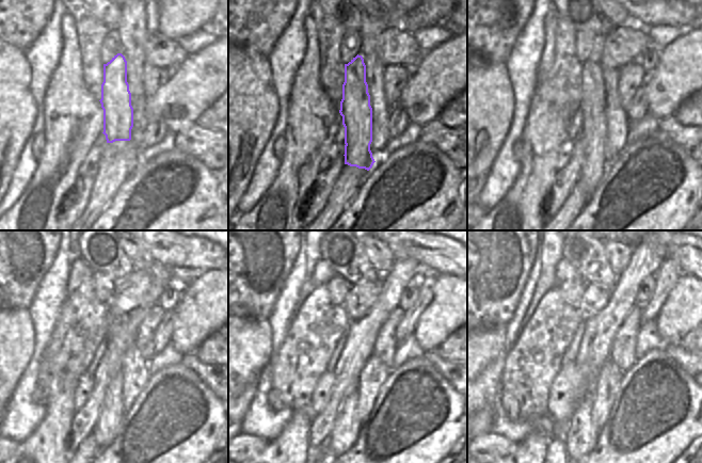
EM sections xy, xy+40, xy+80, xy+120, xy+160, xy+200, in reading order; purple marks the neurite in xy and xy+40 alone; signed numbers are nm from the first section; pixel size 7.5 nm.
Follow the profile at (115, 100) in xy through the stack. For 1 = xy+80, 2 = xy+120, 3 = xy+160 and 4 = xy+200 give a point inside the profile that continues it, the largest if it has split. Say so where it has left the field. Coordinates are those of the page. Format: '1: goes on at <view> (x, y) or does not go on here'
1: goes on at xy+80 (593, 102)
2: goes on at xy+120 (112, 413)
3: goes on at xy+160 (347, 426)
4: goes on at xy+200 (580, 438)

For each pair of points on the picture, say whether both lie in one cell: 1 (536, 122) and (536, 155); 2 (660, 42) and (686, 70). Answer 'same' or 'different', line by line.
1: same
2: different

